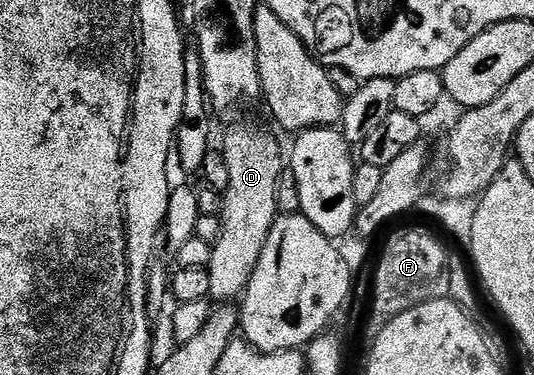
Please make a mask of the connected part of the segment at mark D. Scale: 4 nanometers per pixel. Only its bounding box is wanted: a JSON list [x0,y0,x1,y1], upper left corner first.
[207,128,285,302]

